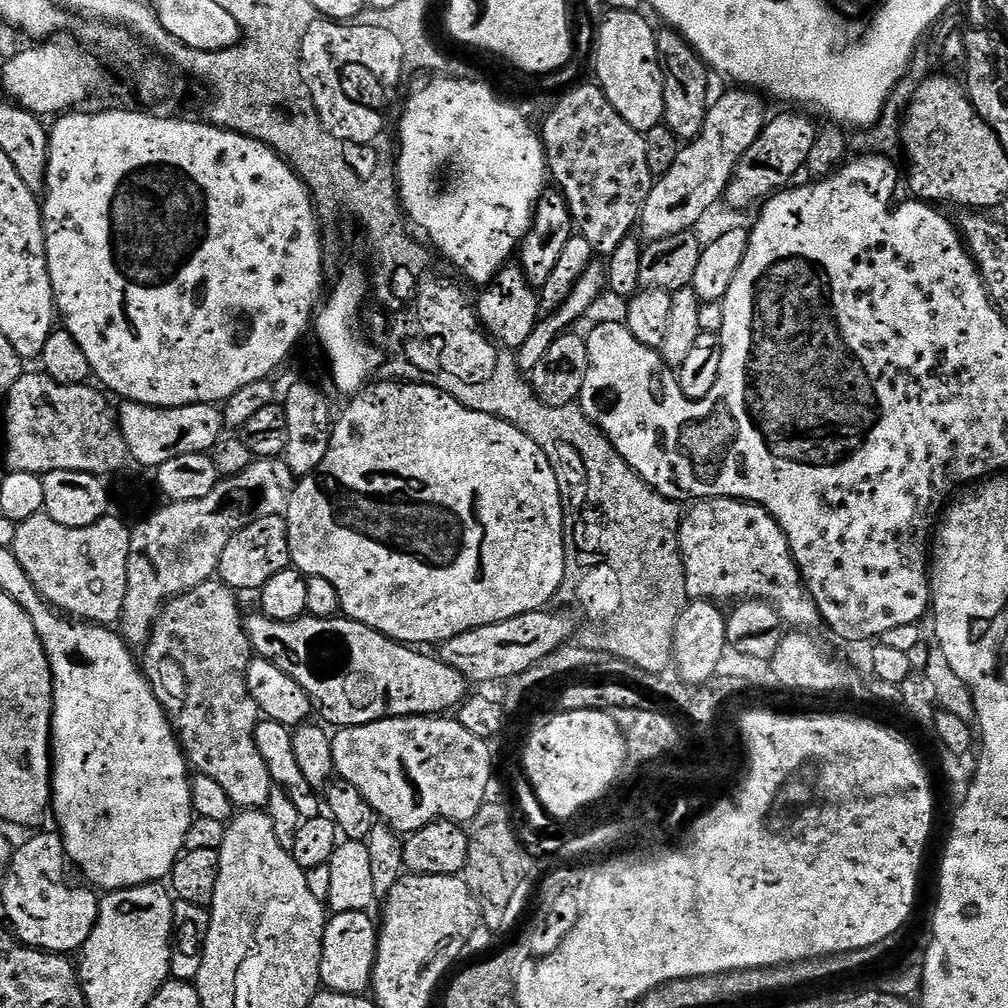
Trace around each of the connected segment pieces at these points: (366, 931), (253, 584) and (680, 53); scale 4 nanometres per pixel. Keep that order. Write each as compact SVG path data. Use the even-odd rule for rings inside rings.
M337 912L325 923L320 983L327 991L341 992L351 996L358 996L369 991L376 971L376 937L378 935L377 921L372 921L372 918L366 912Z
M283 515L258 518L251 520L245 528L238 530L238 534L234 534L234 538L230 538L230 542L226 542L218 576L229 588L241 593L251 588L259 590L266 582L270 582L270 578L274 578L274 574L289 568L291 559L287 519Z
M667 26L661 27L656 34L658 58L664 79L662 98L664 99L663 125L669 128L681 142L687 142L700 135L706 122L706 114L710 107L708 96L708 76L710 69L704 59L692 49L690 42L681 32Z

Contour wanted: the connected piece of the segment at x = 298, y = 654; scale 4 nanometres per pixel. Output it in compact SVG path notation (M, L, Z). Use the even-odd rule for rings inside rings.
M263 614L249 615L244 629L252 643L253 653L259 659L274 662L312 700L318 709L319 719L333 729L353 728L370 722L388 720L392 716L444 716L459 709L470 692L470 682L458 670L446 666L435 655L423 656L423 651L398 640L383 636L378 630L357 620L333 618L323 620L303 615L298 620L272 620Z

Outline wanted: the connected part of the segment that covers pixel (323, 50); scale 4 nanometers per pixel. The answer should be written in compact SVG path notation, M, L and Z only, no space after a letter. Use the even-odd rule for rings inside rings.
M318 16L307 26L300 51L299 74L314 102L322 108L335 108L349 103L344 90L344 68L354 64L372 74L382 87L392 90L402 80L407 65L402 42L389 33L375 27L350 26L346 22Z

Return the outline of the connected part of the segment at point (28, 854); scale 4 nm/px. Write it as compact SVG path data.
M55 831L32 836L13 851L8 875L2 880L4 912L20 943L53 954L76 954L83 949L86 938L90 938L90 930L96 925L100 900L91 887L71 888L68 868L70 861L64 851L64 842Z

